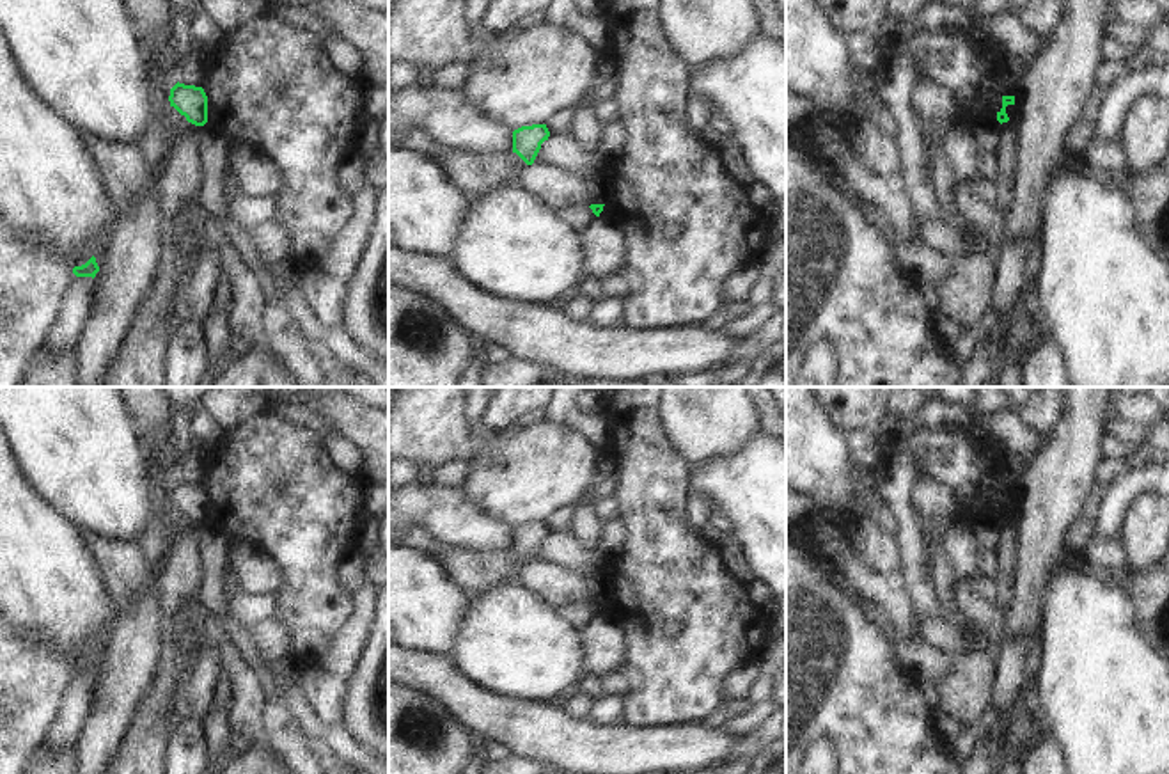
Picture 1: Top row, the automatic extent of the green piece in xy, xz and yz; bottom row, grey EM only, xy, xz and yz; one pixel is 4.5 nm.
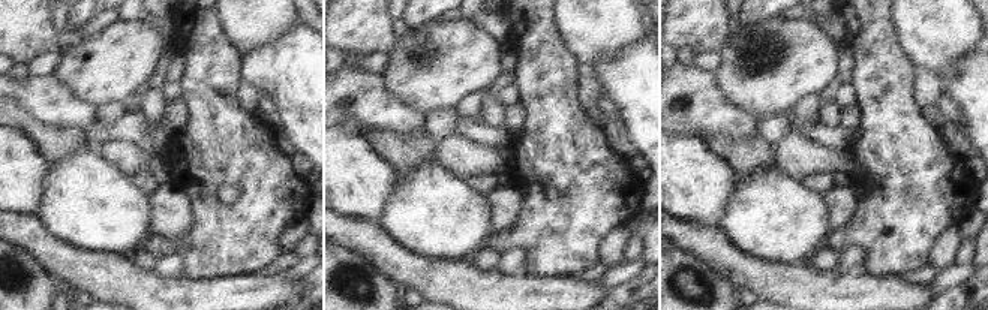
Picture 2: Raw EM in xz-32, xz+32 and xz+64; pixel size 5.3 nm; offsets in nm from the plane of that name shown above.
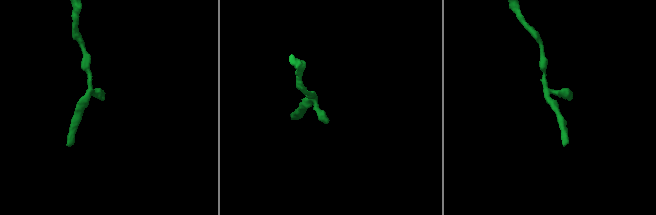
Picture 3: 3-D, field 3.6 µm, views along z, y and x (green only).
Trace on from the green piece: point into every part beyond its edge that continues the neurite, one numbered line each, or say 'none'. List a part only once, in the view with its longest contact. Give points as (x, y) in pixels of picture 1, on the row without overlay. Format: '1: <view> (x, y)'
1: xy (77, 705)

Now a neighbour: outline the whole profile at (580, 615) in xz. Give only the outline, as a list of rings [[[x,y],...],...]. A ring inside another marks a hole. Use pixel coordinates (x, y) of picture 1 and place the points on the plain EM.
[[[575,604],[571,607],[568,607],[564,611],[564,614],[568,616],[568,620],[577,625],[578,628],[585,628],[587,625],[592,623],[596,612],[592,611],[591,605],[585,605],[585,604]]]

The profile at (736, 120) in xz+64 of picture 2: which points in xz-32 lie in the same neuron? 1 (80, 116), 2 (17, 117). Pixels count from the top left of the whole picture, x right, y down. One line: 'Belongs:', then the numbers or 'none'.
Belongs: 1

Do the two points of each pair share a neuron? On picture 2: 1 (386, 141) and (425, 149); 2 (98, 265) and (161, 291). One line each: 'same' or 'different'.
1: same
2: same

